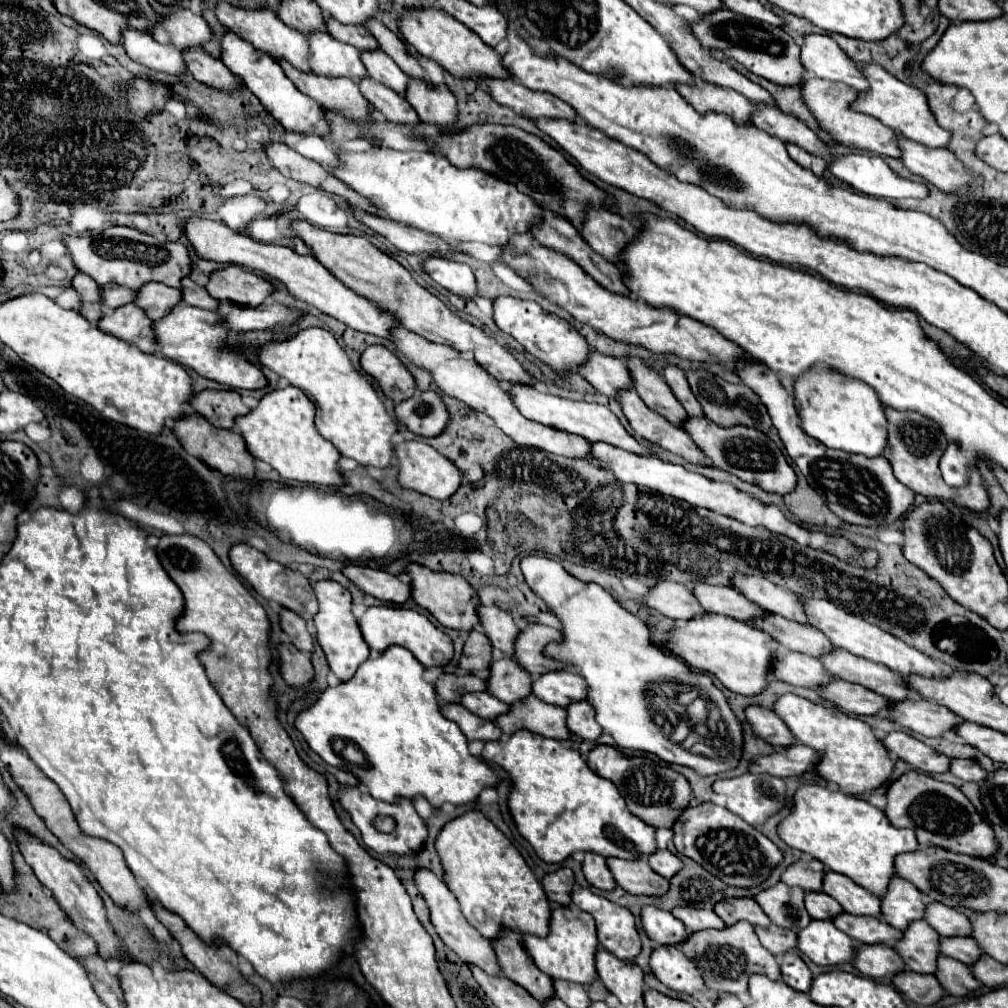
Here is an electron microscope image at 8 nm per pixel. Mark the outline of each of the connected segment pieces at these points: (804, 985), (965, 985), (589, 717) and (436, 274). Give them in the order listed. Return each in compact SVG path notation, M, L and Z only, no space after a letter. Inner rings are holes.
M786 952L784 962L782 962L782 980L790 988L806 994L812 986L812 972L808 970L808 966L804 964L804 960L798 954Z
M948 956L938 958L936 978L944 986L944 990L952 996L966 996L982 986L980 982L976 982L976 978L970 972L972 970L968 966L964 966L962 962L956 962Z
M574 702L566 708L568 712L568 728L580 736L582 740L598 740L602 730L600 724L596 722L594 714L592 714L592 706L588 706L588 702Z
M430 254L422 262L422 270L434 282L438 282L440 286L444 286L446 290L450 290L458 296L472 298L476 294L476 280L474 280L474 274L468 264L448 260L440 254Z

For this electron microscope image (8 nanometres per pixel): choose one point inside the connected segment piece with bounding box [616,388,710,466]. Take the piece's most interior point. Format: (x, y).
(656, 429)

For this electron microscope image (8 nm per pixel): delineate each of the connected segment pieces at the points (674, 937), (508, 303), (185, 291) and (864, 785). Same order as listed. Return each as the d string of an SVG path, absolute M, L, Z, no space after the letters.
M646 906L642 910L642 926L656 946L680 944L690 934L678 918L674 918L670 912L658 910L656 906Z
M498 296L492 300L492 304L494 304L496 326L506 334L510 334L512 338L516 338L526 348L528 354L540 358L552 370L568 374L572 368L580 366L588 358L590 350L586 340L576 330L572 330L572 326L566 320L542 310L540 304L532 300L518 300L512 296Z
M190 278L182 280L182 302L188 306L196 306L196 308L206 308L206 310L218 310L220 300L212 298L204 286L198 286L196 282L192 282Z
M784 694L776 704L774 712L788 724L798 744L806 744L824 754L818 762L816 772L826 782L836 784L846 794L862 794L884 786L894 770L894 760L890 758L886 746L874 736L872 728L856 716L842 712L840 708L830 708L814 704L796 694Z

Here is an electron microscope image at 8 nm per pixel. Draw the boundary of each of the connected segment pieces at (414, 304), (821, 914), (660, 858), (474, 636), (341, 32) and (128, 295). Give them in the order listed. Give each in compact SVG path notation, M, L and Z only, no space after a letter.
M300 220L294 222L292 228L312 248L314 256L332 274L336 274L336 278L340 278L340 282L344 282L348 288L362 294L364 298L374 300L386 312L394 314L394 318L406 330L420 334L428 342L446 344L446 346L452 346L458 352L472 352L476 362L480 362L480 366L484 366L484 370L488 370L500 382L534 386L536 380L522 368L522 364L504 346L500 346L494 338L490 338L484 330L480 330L474 324L456 316L442 300L438 300L434 294L430 294L428 290L418 286L412 280L410 272L402 264L398 264L388 254L380 252L364 236L332 234L332 232L326 232L322 228L316 228L316 226L312 226L308 222L300 222Z
M824 892L806 894L806 910L814 920L834 920L844 912L844 908Z
M656 850L652 854L652 858L648 858L648 864L654 872L658 872L660 876L670 880L674 874L680 872L682 860L678 856L674 856L670 850Z
M472 630L464 644L464 654L460 660L460 672L488 670L492 664L492 642L484 632Z
M326 16L324 22L326 30L340 42L346 42L350 46L356 46L358 50L378 50L376 38L364 28L364 26L344 26L332 18Z
M108 284L108 286L102 286L102 298L104 298L106 310L116 310L120 306L126 306L126 304L134 302L136 292L134 290L128 290L126 286Z

